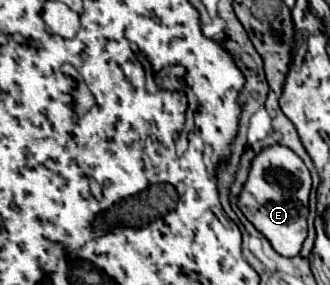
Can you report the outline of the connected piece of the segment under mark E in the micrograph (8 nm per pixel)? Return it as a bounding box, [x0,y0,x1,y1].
[239,145,311,257]

